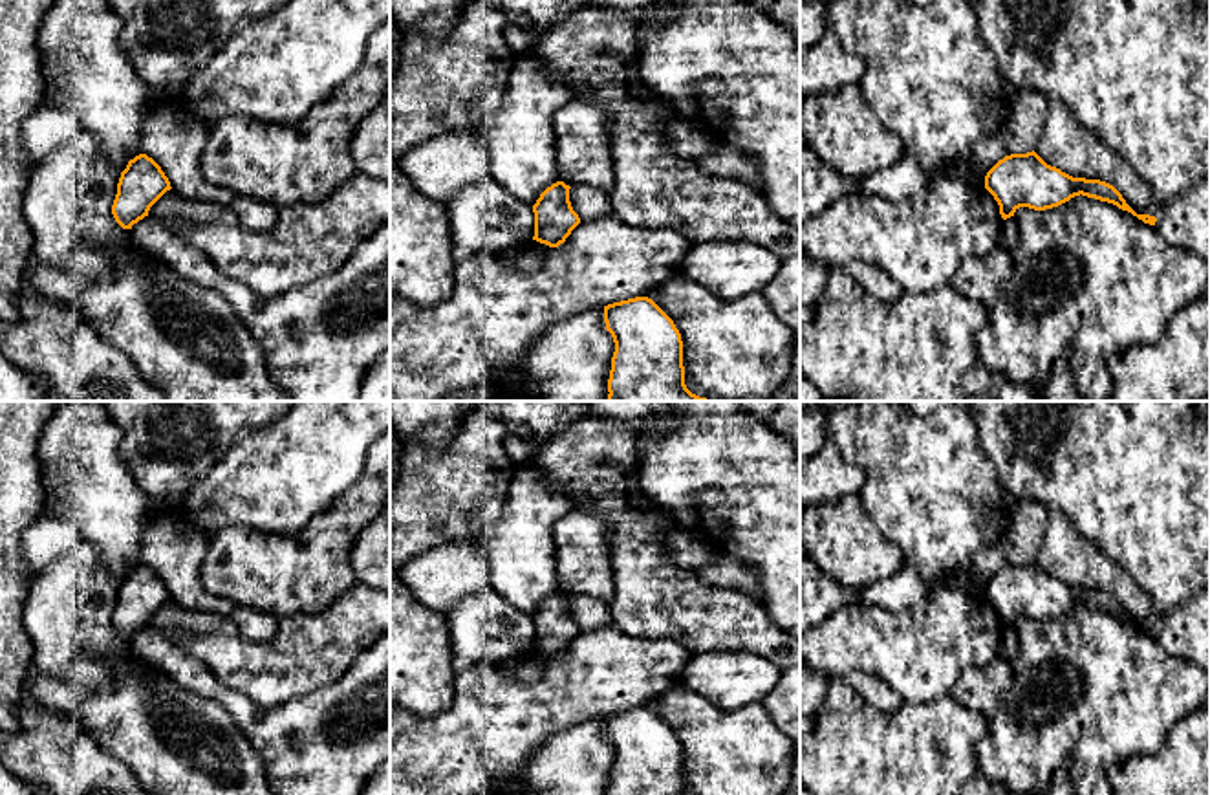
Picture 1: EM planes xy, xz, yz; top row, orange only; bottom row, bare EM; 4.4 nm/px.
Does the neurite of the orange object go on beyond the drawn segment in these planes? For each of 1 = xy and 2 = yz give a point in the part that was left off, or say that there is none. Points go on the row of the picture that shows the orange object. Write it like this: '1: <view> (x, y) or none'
1: none
2: none

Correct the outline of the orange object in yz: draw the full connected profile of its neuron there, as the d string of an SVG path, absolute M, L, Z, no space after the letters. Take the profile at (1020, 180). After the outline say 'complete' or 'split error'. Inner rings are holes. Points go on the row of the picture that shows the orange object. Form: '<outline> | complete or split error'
M1034 150L999 159L987 172L985 189L998 201L1003 220L1014 216L1020 207L1045 211L1082 194L1113 203L1144 223L1155 225L1157 222L1155 216L1137 214L1113 185L1100 180L1073 178L1047 165Z | complete

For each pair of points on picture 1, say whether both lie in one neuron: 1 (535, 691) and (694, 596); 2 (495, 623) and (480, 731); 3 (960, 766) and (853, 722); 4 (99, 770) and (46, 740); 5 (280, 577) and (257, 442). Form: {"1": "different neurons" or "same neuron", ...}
{"1": "different neurons", "2": "different neurons", "3": "same neuron", "4": "same neuron", "5": "different neurons"}

